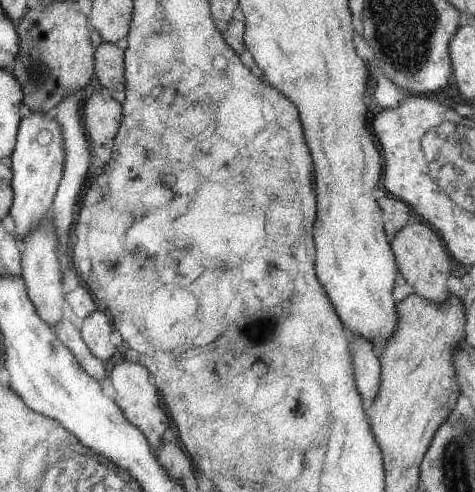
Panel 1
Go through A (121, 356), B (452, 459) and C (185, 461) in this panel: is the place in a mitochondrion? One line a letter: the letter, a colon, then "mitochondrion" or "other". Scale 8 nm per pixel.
A: other
B: mitochondrion
C: other

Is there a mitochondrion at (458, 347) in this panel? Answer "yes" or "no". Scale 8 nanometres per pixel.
no

